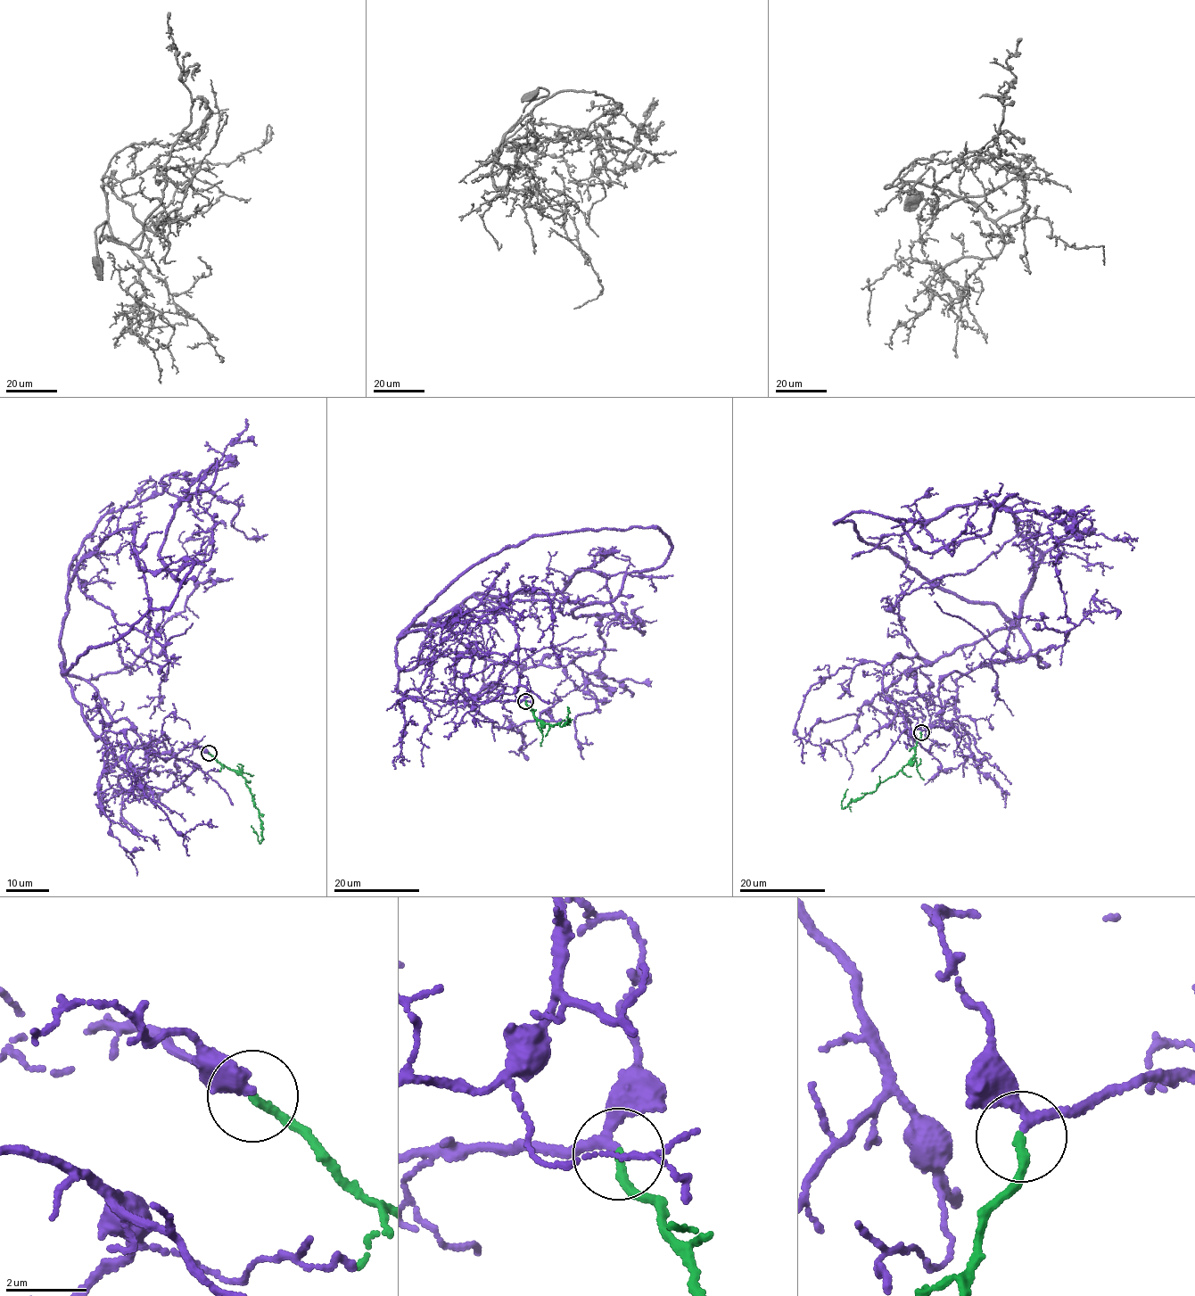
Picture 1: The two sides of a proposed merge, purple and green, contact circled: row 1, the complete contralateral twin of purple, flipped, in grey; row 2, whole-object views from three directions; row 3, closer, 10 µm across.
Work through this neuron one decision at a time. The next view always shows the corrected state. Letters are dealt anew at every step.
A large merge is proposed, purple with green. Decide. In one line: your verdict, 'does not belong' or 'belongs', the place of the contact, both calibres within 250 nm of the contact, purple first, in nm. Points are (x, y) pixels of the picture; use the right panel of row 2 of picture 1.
belongs; at (921, 732); 200 nm thick on the purple side, 200 nm on the other

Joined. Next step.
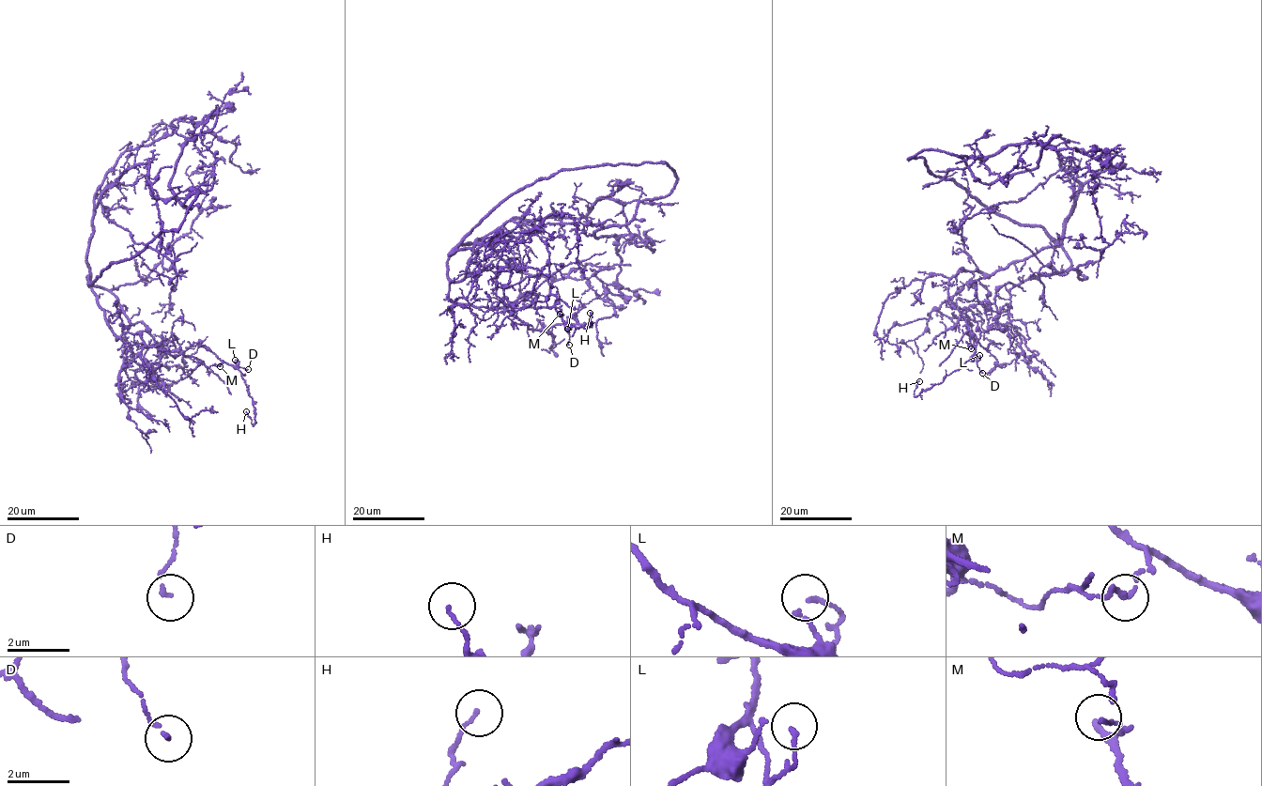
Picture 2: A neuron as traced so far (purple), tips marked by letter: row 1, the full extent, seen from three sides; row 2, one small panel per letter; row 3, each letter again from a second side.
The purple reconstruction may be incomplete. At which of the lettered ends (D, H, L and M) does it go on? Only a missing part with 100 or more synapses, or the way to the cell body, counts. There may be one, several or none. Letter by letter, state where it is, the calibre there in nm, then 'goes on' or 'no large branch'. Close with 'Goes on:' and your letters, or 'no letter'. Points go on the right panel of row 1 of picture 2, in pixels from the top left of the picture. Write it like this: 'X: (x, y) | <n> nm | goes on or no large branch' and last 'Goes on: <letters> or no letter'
D: (982, 373) | 110 nm | no large branch
H: (919, 381) | 90 nm | no large branch
L: (979, 355) | 140 nm | no large branch
M: (971, 348) | 100 nm | no large branch
Goes on: no letter

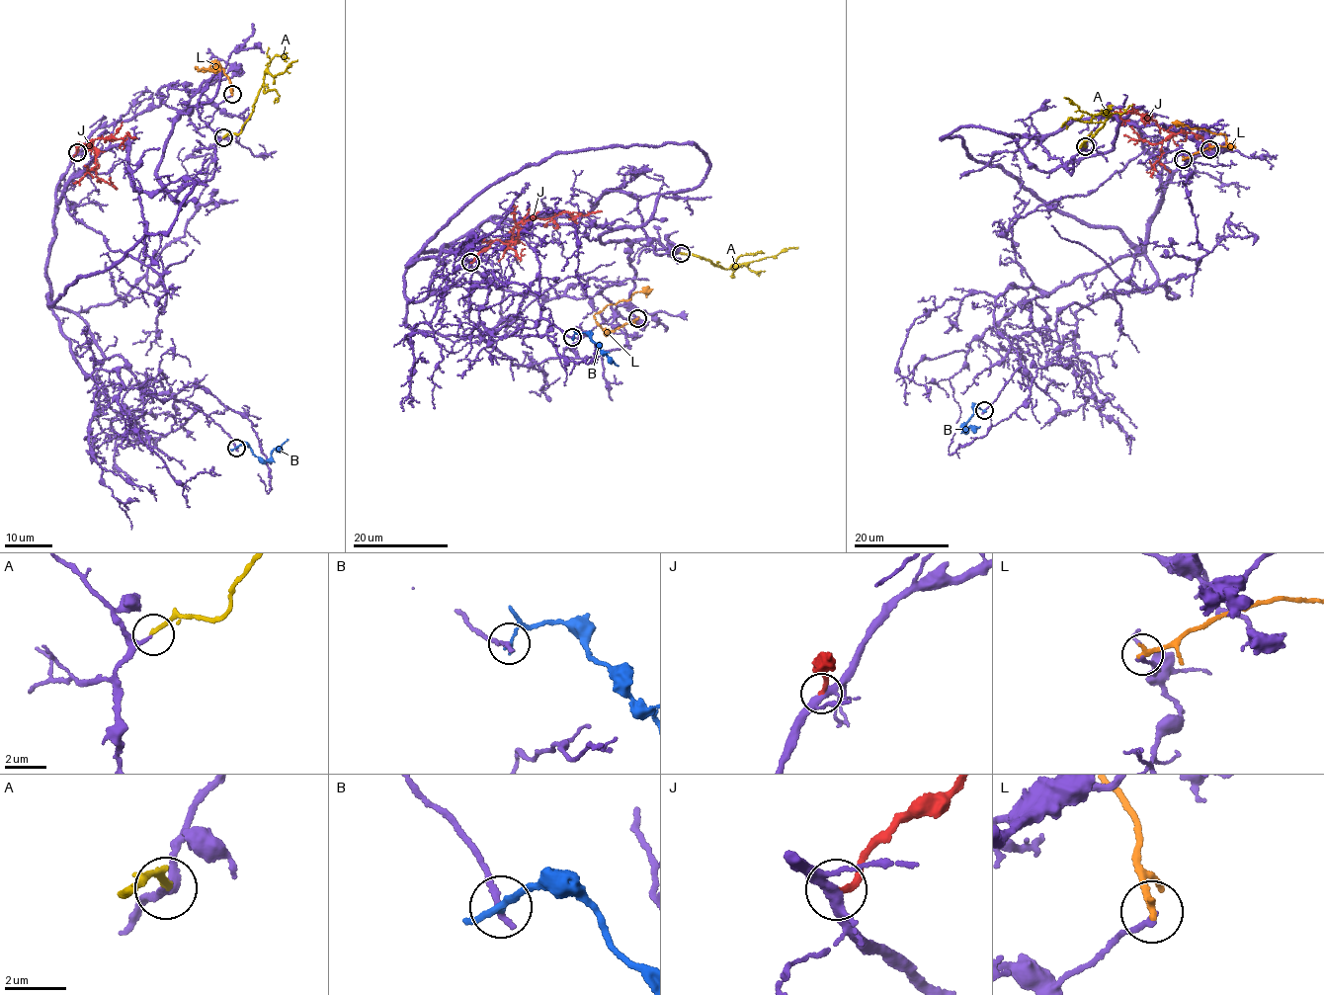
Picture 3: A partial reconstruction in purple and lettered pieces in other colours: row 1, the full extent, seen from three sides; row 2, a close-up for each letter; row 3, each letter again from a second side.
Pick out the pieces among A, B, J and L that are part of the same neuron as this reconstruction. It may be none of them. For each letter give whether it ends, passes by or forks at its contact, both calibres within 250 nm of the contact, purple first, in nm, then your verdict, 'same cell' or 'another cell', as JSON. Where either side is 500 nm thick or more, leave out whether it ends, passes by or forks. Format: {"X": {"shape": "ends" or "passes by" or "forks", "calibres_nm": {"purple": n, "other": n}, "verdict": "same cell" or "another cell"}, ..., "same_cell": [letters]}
{"A": {"shape": "ends", "calibres_nm": {"purple": 190, "other": 220}, "verdict": "same cell"}, "B": {"shape": "ends", "calibres_nm": {"purple": 240, "other": 190}, "verdict": "another cell"}, "J": {"shape": "ends", "calibres_nm": {"purple": 280, "other": 180}, "verdict": "another cell"}, "L": {"shape": "ends", "calibres_nm": {"purple": 190, "other": 260}, "verdict": "another cell"}, "same_cell": ["A"]}

